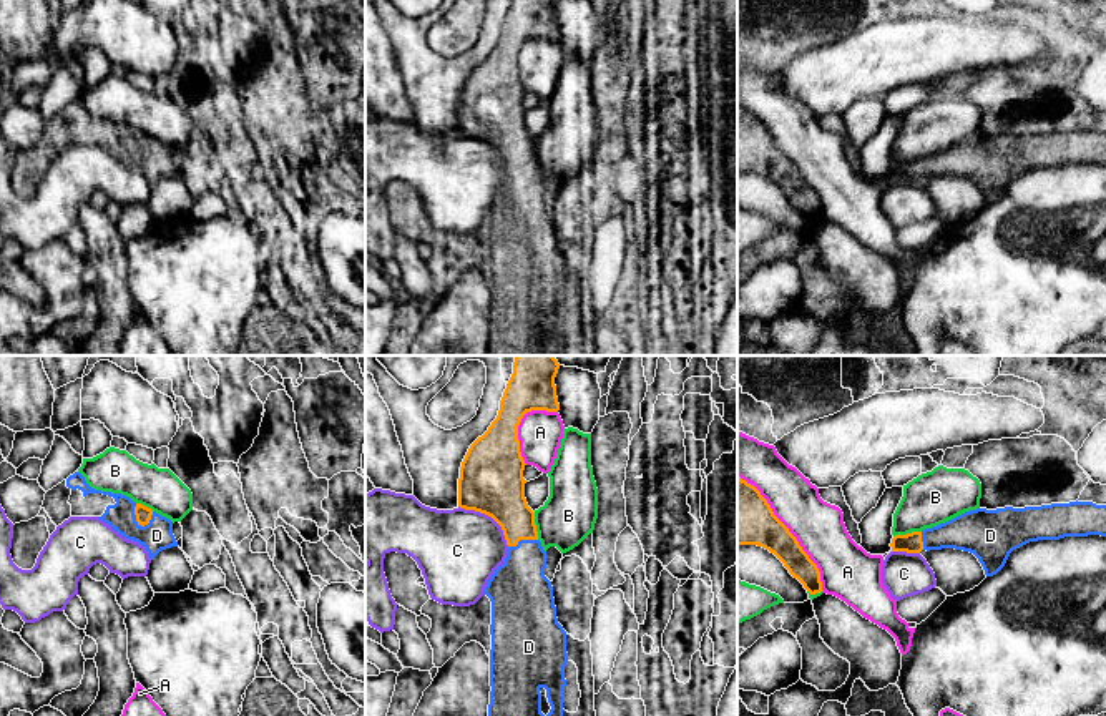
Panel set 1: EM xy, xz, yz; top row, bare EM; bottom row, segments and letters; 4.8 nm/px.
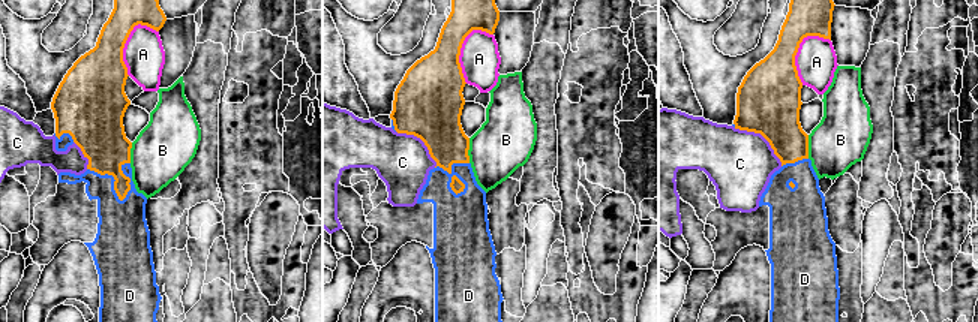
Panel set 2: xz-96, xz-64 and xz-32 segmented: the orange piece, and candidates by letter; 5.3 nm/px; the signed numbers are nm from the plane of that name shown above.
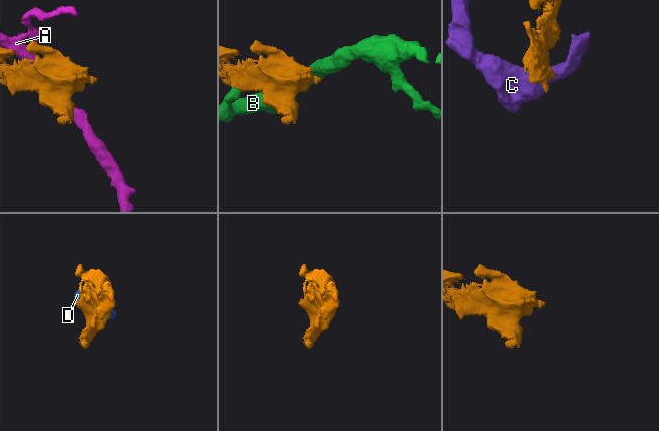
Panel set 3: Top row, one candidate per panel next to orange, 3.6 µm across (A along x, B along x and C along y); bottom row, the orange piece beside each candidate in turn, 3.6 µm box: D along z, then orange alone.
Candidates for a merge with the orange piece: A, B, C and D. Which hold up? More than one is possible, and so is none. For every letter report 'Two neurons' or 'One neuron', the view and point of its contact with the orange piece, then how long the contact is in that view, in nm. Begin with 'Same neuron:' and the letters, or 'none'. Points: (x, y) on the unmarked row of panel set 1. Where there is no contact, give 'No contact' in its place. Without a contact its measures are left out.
Same neuron: D
A: Two neurons. Touches orange at yz (787, 158). Shared border 700 nm
B: Two neurons. Touches orange at xz (535, 153). Shared border 140 nm
C: Two neurons. Touches orange at xz (489, 143). Shared border 320 nm
D: One neuron. Touches orange at xy (135, 142). Shared border 130 nm

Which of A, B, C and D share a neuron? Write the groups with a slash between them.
A / B / C / D

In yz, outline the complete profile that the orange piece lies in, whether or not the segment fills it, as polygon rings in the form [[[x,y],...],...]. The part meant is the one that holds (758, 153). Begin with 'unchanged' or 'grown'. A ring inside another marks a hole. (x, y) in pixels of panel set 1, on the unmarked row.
unchanged | [[[737,105],[737,173],[757,173],[769,178],[810,223],[822,219],[817,193],[774,143],[761,120],[741,105]]]

